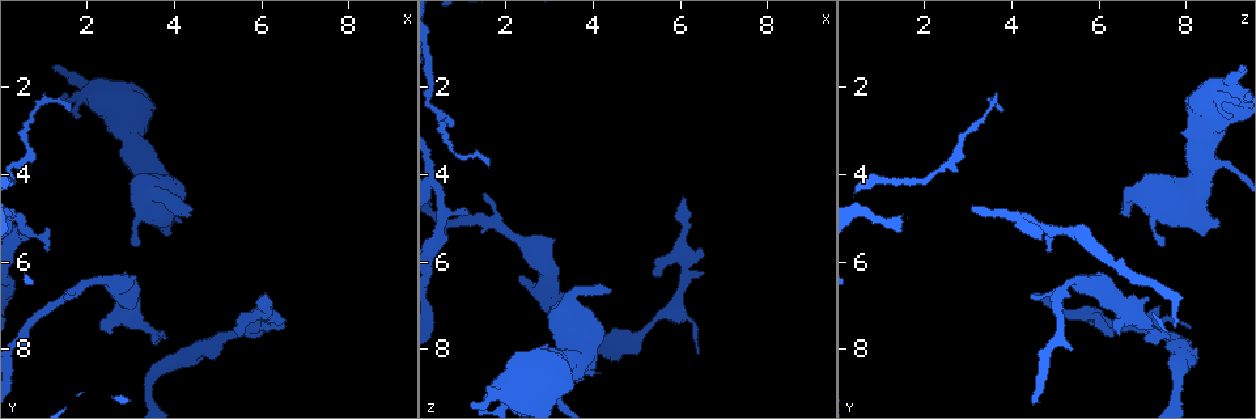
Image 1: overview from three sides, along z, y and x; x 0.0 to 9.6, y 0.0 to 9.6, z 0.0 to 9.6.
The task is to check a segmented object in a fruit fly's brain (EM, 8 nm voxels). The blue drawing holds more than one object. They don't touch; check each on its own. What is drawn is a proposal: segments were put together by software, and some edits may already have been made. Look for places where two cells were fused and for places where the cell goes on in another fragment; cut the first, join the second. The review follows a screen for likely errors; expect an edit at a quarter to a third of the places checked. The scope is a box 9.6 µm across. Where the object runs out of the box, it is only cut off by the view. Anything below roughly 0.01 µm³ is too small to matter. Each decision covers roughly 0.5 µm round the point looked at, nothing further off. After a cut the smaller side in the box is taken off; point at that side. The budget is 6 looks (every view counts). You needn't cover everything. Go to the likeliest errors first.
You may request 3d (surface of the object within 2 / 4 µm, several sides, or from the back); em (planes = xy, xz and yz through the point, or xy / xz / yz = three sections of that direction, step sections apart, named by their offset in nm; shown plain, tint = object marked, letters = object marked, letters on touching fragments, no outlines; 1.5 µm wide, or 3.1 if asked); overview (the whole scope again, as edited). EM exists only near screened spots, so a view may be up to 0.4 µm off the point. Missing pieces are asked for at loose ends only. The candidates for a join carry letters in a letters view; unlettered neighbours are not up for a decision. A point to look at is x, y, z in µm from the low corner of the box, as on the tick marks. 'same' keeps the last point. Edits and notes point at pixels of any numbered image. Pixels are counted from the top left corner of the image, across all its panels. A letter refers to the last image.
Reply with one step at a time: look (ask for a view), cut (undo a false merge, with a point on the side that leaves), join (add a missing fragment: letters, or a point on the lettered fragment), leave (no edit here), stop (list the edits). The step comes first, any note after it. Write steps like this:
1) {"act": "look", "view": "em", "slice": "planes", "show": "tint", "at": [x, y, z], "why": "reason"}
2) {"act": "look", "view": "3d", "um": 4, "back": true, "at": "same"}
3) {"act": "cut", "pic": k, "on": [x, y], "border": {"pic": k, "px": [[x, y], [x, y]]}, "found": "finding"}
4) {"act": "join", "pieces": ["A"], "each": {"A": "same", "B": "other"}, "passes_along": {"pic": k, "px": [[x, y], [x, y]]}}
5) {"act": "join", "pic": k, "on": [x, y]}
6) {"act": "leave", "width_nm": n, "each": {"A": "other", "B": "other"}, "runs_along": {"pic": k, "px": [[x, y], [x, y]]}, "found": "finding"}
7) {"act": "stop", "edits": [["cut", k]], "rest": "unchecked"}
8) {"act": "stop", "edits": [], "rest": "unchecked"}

{"act": "look", "view": "3d", "um": 2, "at": [4.45, 8.35, 8.20], "why": "branch stops here"}

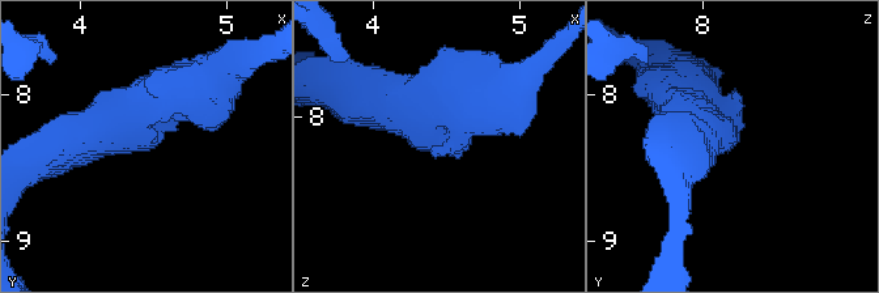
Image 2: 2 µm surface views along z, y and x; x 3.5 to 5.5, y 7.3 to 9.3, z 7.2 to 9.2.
{"act": "look", "view": "em", "slice": "xy", "step": 4, "show": "letters", "at": [4.50, 8.34, 8.20], "arm_widths_nm": [280, 360], "why": "shape alone is not enough"}

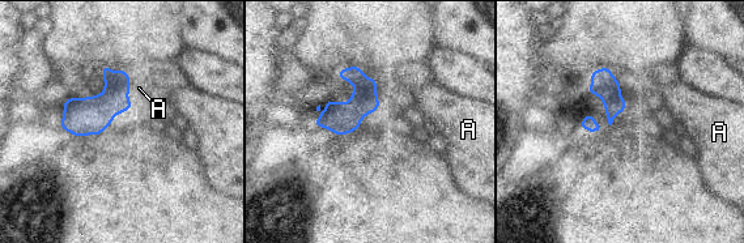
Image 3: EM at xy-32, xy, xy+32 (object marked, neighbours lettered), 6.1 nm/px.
{"act": "look", "view": "em", "slice": "planes", "show": "letters", "at": "same", "why": "cut it another way"}

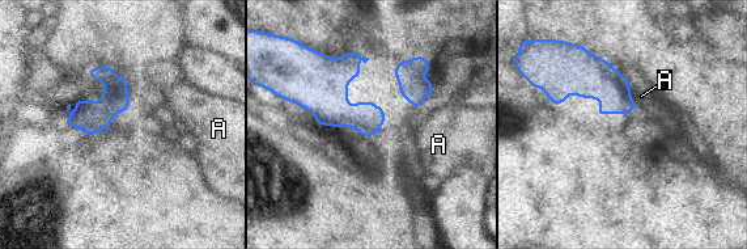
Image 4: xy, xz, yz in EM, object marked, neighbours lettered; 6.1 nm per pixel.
{"act": "leave", "each": {"A": "other"}, "border": {"pic": 4, "px": [[628, 80], [628, 92], [637, 108]]}, "found": "no lettered fragment goes on from it"}

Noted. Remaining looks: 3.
{"act": "look", "view": "em", "slice": "planes", "show": "letters", "at": [2.60, 7.65, 6.40], "why": "an open end"}

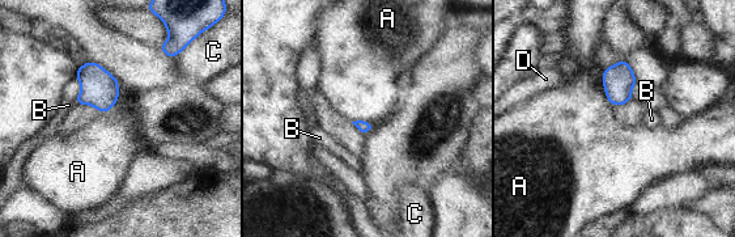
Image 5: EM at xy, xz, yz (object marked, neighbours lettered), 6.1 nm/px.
{"act": "leave", "each": {"A": "other", "B": "other", "C": "other", "D": "other"}, "border": {"pic": 5, "px": [[118, 83], [118, 100], [101, 113]]}, "found": "no lettered fragment goes on from it"}

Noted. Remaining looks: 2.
{"act": "look", "view": "em", "slice": "xz", "step": 4, "show": "letters", "at": [3.25, 5.65, 7.45], "why": "an open end"}

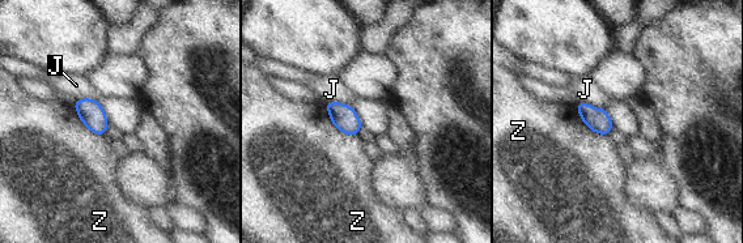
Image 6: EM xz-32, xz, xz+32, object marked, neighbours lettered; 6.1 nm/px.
{"act": "look", "view": "em", "slice": "planes", "show": "letters", "at": "same", "why": "another direction"}

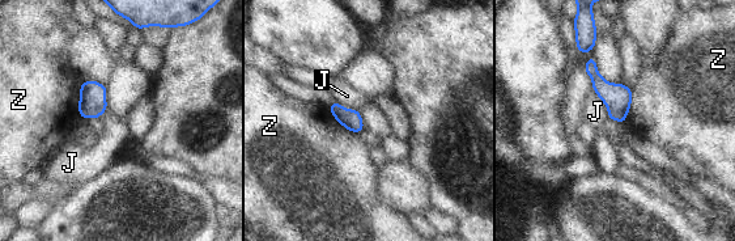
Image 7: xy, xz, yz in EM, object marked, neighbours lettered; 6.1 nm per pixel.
{"act": "leave", "each": {"J": "other", "Z": "other"}, "found": "no lettered fragment goes on from it"}

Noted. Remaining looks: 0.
{"act": "stop", "edits": [], "rest": "unchecked"}

